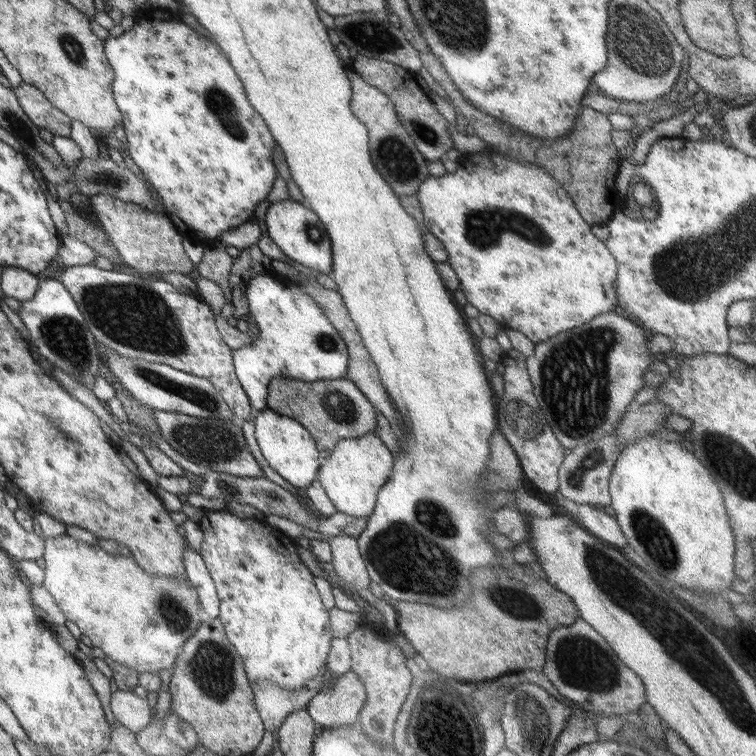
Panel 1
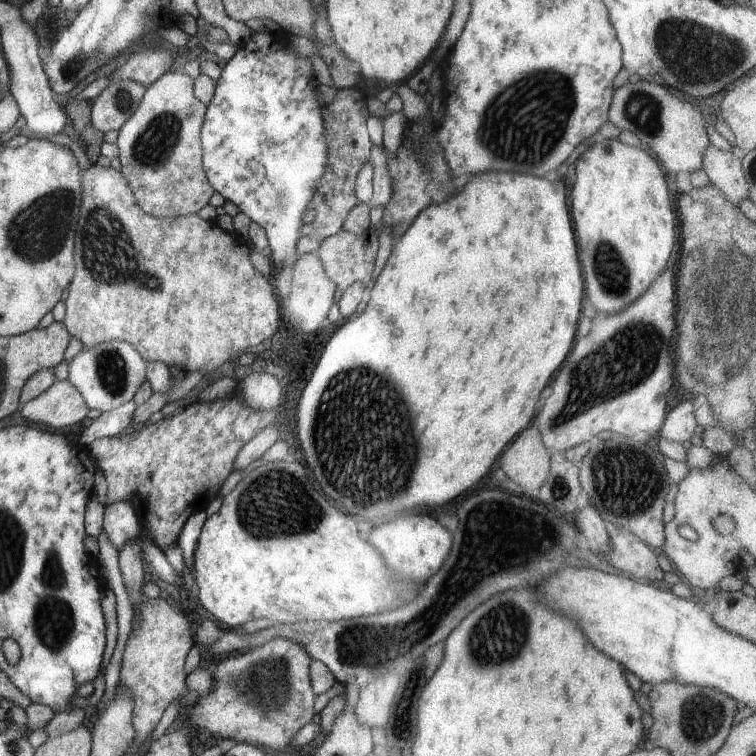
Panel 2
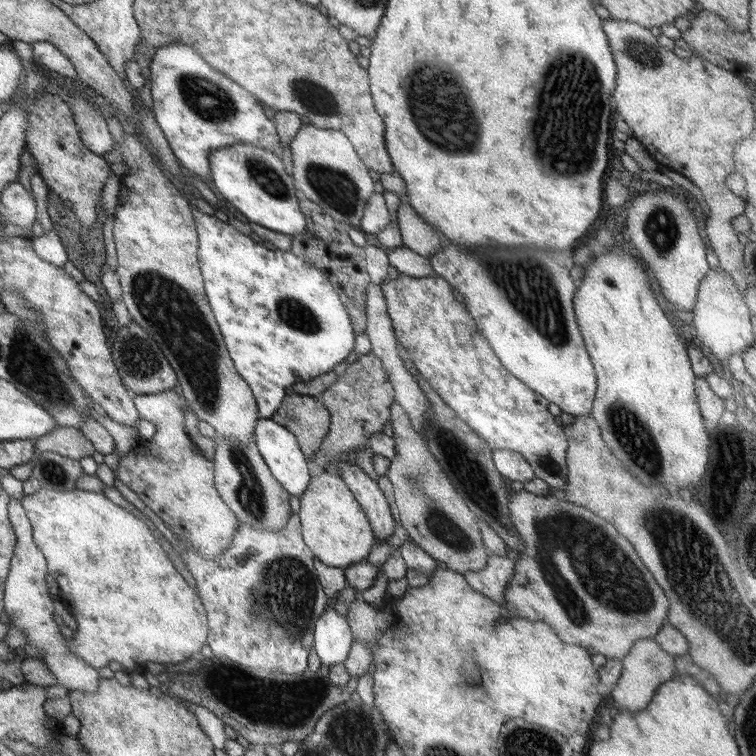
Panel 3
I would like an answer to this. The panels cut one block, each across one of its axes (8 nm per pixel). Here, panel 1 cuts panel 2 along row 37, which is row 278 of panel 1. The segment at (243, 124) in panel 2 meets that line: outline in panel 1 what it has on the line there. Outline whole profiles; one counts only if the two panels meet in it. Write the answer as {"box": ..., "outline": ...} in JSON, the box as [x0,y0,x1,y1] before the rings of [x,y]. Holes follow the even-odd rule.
{"box":[232,271,348,414],"outline":[[[268,271],[249,278],[242,289],[259,332],[257,337],[252,336],[249,345],[232,350],[232,363],[254,414],[267,409],[267,386],[272,379],[285,376],[311,383],[344,379],[348,361],[346,344],[303,288],[279,283]]]}

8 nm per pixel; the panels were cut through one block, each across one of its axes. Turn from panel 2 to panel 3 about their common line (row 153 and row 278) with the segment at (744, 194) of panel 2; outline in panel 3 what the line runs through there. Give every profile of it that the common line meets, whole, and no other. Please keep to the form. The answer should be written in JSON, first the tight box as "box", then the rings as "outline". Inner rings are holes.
{"box":[692,270,754,362],"outline":[[[709,270],[701,279],[697,298],[692,308],[693,328],[696,337],[717,360],[727,362],[729,356],[745,351],[754,344],[751,333],[749,309],[745,306],[744,292],[737,288],[733,278],[725,270]]]}

